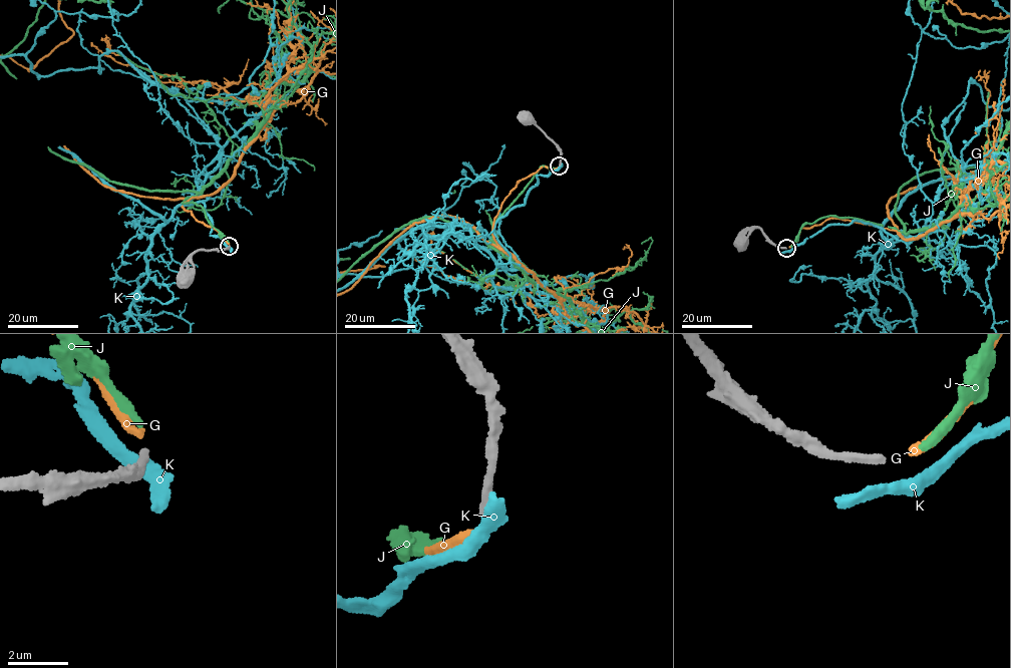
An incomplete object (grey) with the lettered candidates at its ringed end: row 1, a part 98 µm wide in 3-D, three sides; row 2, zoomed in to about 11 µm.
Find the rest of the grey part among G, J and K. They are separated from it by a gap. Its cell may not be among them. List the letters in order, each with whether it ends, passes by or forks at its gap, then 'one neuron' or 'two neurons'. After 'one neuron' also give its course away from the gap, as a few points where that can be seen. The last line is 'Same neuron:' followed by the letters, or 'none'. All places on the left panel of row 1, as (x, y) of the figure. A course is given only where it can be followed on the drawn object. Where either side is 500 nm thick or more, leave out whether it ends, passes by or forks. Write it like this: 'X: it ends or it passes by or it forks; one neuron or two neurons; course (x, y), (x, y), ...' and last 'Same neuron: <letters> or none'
G: it ends; one neuron
J: it ends; two neurons
K: it passes by; two neurons
Same neuron: G

